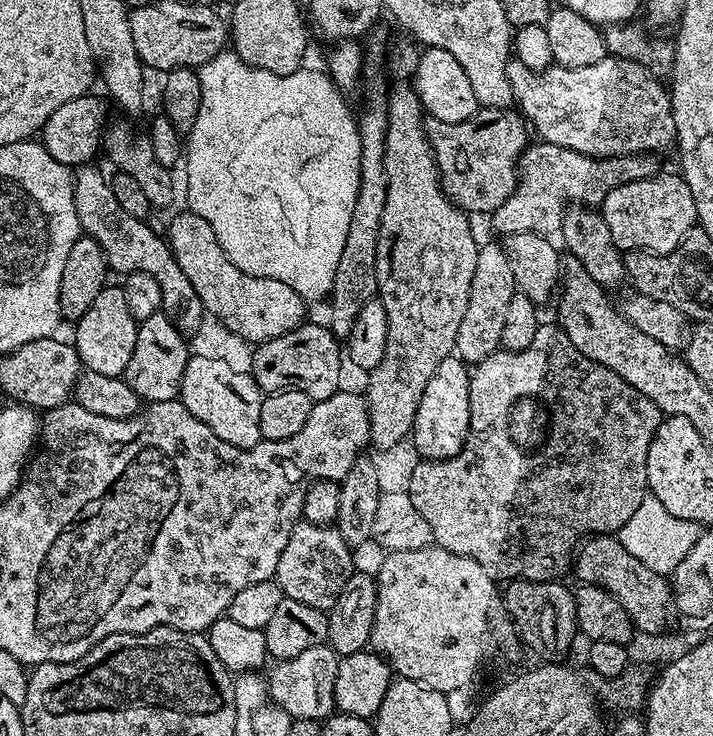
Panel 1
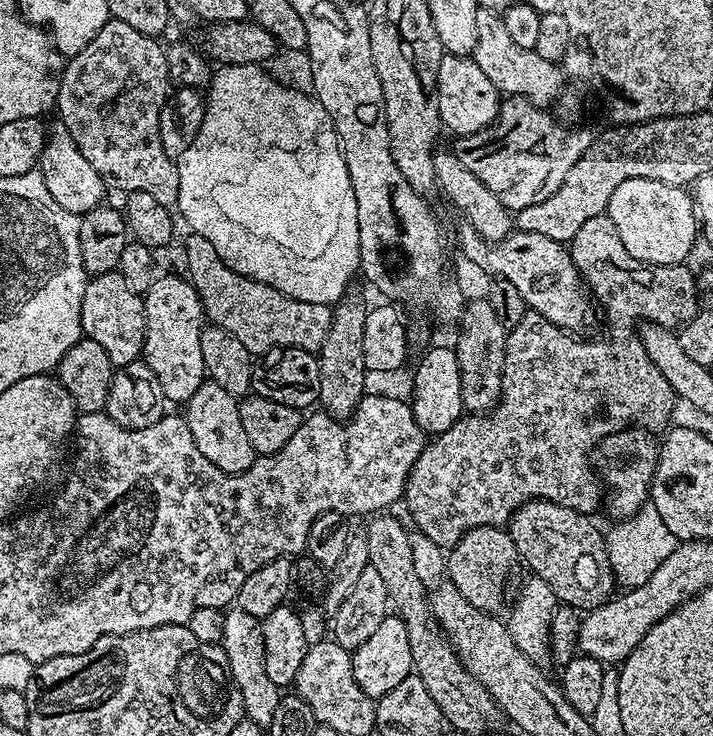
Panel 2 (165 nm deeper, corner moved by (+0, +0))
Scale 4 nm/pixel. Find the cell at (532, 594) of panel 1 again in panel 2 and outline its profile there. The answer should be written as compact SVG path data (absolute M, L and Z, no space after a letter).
M475 527L449 549L445 557L445 571L449 583L476 609L495 613L502 600L502 580L519 561L515 544L504 528Z

